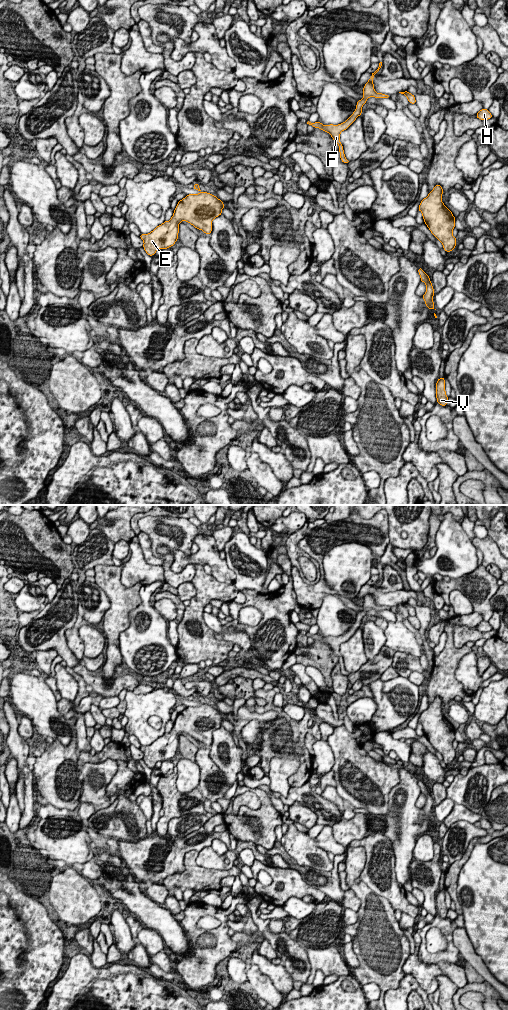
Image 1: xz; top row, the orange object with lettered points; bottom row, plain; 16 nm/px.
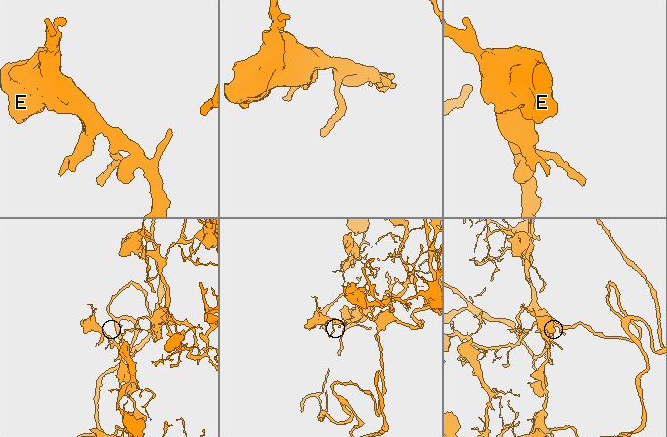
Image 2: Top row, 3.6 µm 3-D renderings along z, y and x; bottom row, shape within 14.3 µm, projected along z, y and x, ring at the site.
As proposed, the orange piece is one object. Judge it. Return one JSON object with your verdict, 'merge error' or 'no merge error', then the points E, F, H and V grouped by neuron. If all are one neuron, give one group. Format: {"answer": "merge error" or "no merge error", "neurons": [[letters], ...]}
{"answer": "no merge error", "neurons": [["E", "F", "H", "V"]]}

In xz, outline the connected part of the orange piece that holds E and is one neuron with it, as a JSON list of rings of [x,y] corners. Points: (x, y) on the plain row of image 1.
[[[199,695],[193,701],[199,706],[188,706],[176,717],[173,728],[169,733],[164,733],[148,746],[141,746],[143,760],[149,768],[155,767],[158,761],[167,761],[178,752],[179,736],[186,733],[196,741],[210,747],[212,733],[222,726],[224,715],[216,708],[202,704]]]

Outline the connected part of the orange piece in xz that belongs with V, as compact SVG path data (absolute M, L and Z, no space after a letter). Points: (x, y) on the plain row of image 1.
M445 889L439 890L436 895L436 910L437 915L441 918L447 917L448 908L445 903Z

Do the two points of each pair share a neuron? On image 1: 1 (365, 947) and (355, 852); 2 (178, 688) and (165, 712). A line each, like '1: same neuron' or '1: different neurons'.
1: same neuron
2: different neurons

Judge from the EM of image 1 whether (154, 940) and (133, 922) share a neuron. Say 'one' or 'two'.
one

